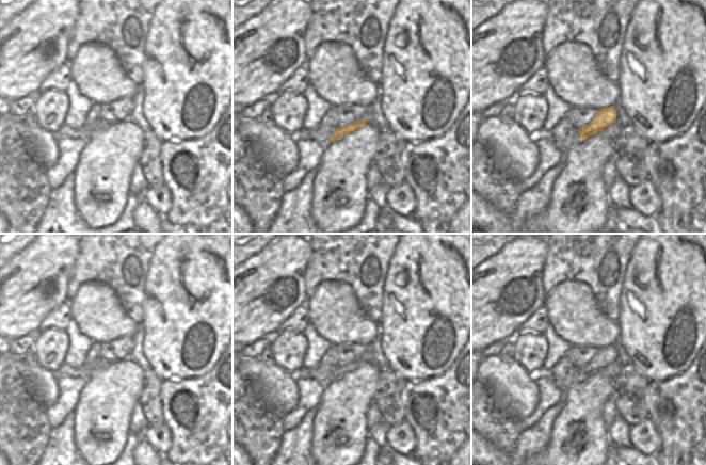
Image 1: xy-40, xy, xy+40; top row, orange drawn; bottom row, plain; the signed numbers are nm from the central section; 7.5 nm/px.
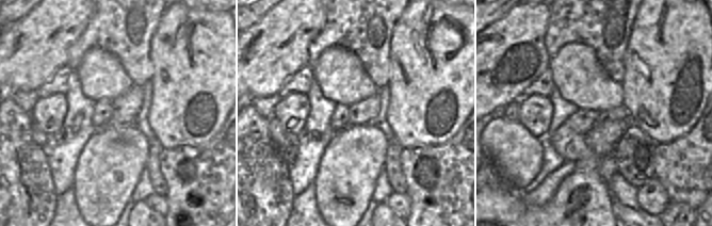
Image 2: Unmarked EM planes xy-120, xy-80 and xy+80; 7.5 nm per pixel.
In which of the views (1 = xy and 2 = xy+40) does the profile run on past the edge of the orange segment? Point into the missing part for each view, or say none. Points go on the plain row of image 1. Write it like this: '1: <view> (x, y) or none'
1: none
2: none

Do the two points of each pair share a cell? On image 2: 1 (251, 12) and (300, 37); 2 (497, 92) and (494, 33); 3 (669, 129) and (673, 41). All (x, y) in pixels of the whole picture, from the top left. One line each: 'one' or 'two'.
1: two
2: one
3: one

